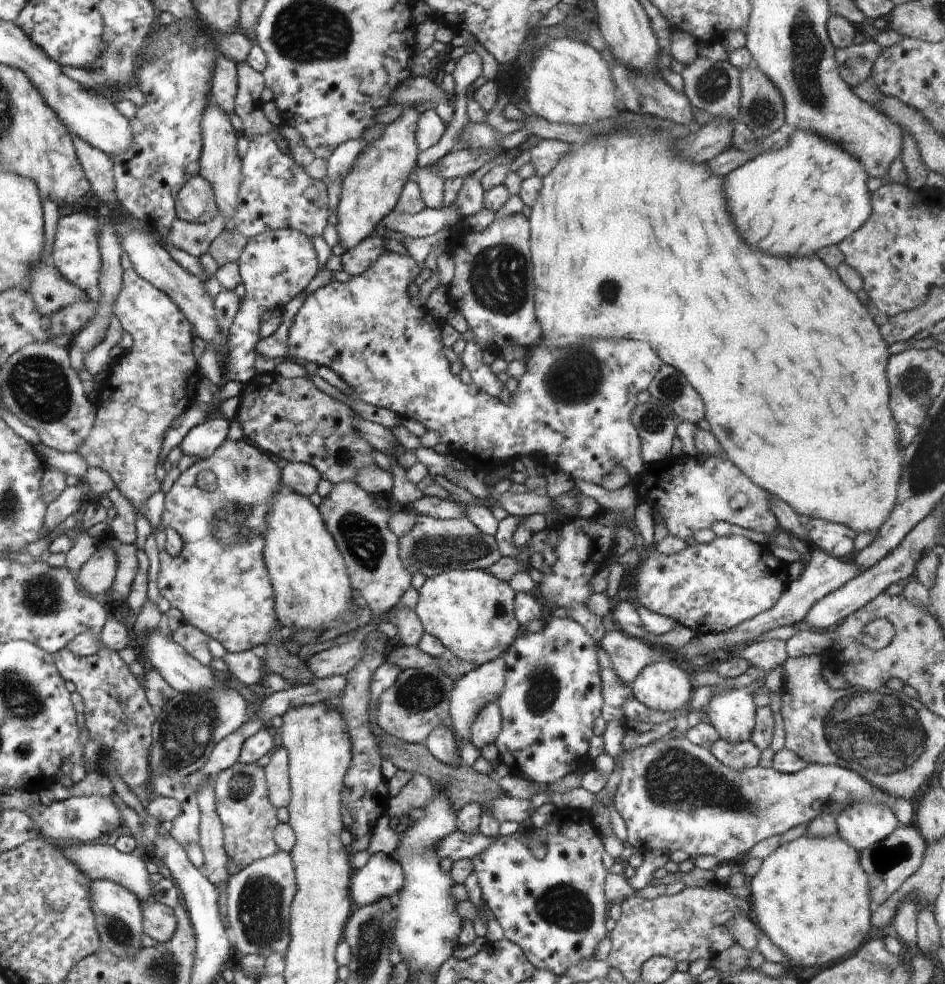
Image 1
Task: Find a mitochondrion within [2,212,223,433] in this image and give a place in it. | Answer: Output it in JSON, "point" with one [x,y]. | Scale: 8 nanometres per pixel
{"point":[38,386]}

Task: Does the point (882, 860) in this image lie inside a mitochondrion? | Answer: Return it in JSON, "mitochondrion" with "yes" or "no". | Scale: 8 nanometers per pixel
{"mitochondrion":"yes"}

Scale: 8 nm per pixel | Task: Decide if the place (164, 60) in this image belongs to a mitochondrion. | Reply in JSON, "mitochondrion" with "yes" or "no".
{"mitochondrion":"yes"}

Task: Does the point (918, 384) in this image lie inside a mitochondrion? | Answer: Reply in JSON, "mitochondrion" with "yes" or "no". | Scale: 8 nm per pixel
{"mitochondrion":"yes"}

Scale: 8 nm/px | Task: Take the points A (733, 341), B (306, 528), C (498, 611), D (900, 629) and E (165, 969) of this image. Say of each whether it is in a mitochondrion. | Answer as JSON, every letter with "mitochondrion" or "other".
{"A":"other","B":"other","C":"mitochondrion","D":"other","E":"mitochondrion"}

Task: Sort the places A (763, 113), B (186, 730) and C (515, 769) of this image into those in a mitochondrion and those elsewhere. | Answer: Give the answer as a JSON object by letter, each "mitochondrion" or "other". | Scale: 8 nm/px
{"A":"mitochondrion","B":"mitochondrion","C":"other"}

